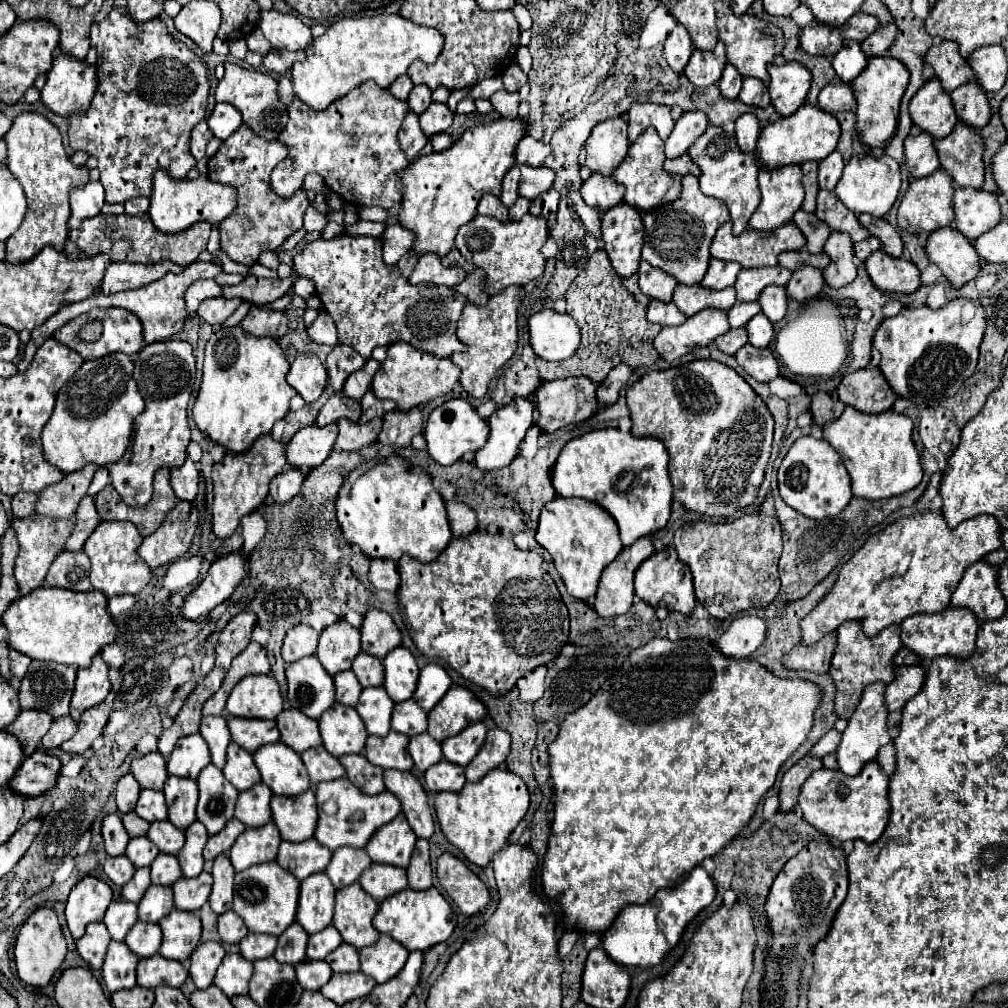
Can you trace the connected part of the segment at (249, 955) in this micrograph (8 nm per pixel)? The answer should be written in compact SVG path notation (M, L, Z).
M249 933L239 943L241 955L249 961L271 957L275 953L275 947L277 947L277 937L275 935L259 935L259 933Z

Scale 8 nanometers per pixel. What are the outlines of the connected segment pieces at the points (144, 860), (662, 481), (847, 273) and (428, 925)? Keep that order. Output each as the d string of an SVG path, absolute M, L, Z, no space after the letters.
M135 837L129 841L125 855L131 859L135 867L147 867L155 861L155 857L159 855L159 849L147 837Z
M607 427L571 439L553 467L553 487L561 497L583 497L599 503L617 521L623 545L665 527L671 513L669 453L655 437L633 437Z
M833 231L831 237L827 239L823 251L831 257L831 263L823 269L825 283L833 289L839 289L839 287L845 287L847 283L851 283L857 275L857 267L853 265L851 237L847 237L847 233Z
M403 889L397 895L389 897L379 905L379 911L373 919L373 925L379 933L391 935L395 941L399 941L405 949L409 951L425 951L441 941L447 941L457 925L457 915L451 909L451 905L445 901L445 897L435 889L427 891L413 891L413 889Z

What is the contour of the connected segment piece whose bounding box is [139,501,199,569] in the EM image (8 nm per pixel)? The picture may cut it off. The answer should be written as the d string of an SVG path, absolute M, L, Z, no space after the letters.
M179 501L163 525L139 547L139 555L151 569L171 565L179 557L183 557L195 537L199 527L199 509L193 501Z

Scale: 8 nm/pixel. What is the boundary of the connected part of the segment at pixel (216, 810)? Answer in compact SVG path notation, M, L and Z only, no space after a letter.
M207 765L197 779L199 805L197 821L201 821L209 835L219 833L231 819L239 791L223 777L223 771L215 765Z

